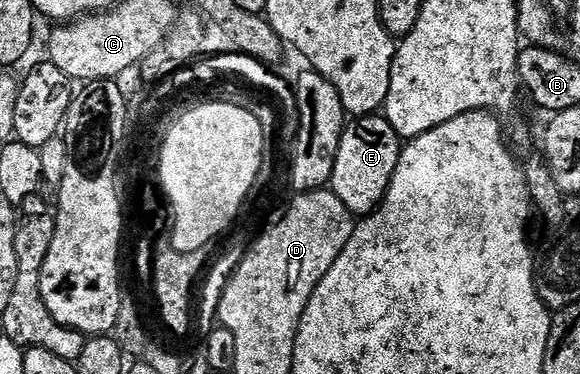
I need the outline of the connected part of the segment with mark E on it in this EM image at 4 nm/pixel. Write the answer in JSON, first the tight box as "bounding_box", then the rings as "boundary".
{"bounding_box":[330,115,402,215],"boundary":[[[373,115],[353,120],[345,128],[342,143],[338,147],[338,159],[330,182],[331,192],[336,193],[342,203],[346,203],[353,215],[375,213],[384,202],[384,196],[394,179],[401,148],[402,138],[387,117]]]}

